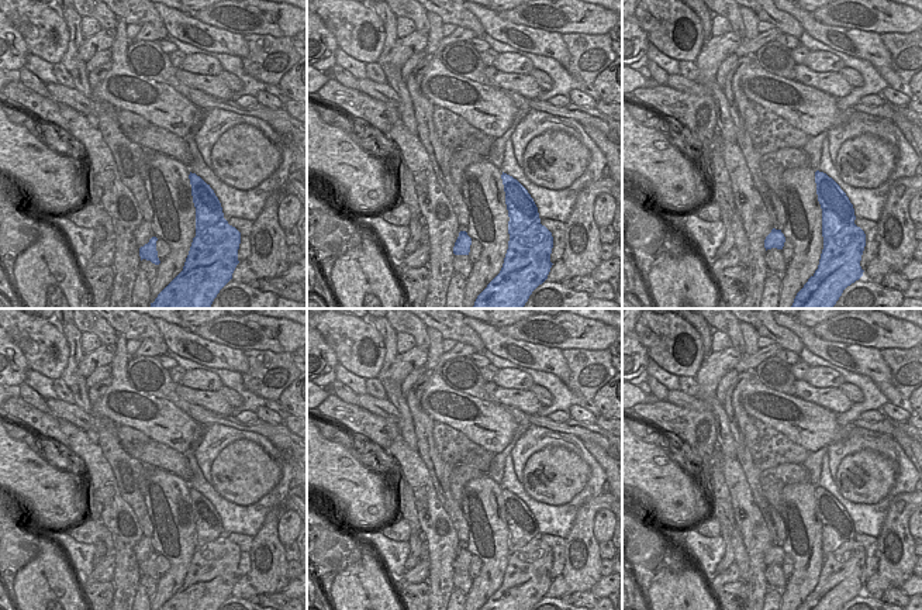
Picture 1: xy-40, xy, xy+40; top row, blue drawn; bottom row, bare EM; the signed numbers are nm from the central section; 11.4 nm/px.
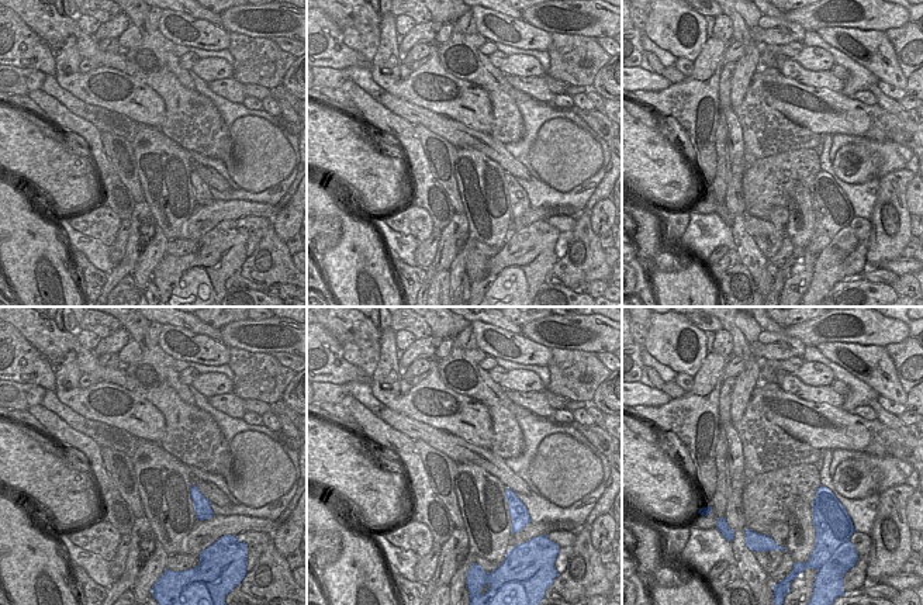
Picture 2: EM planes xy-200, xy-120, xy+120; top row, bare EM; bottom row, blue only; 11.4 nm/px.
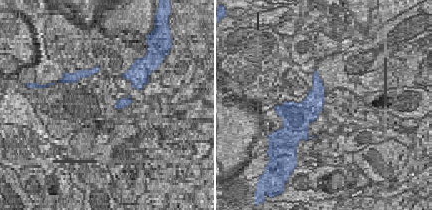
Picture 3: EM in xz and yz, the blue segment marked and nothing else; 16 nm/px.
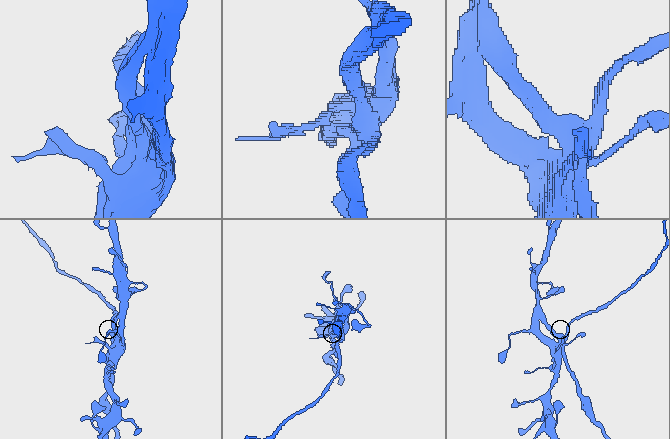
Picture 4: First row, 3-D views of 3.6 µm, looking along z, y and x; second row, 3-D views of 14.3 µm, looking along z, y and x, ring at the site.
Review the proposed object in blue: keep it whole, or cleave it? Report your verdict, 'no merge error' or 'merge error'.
merge error

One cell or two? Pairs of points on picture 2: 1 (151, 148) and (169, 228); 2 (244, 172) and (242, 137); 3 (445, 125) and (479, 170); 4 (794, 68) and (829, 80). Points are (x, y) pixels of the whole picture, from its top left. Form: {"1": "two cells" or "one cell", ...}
{"1": "one cell", "2": "one cell", "3": "two cells", "4": "one cell"}

